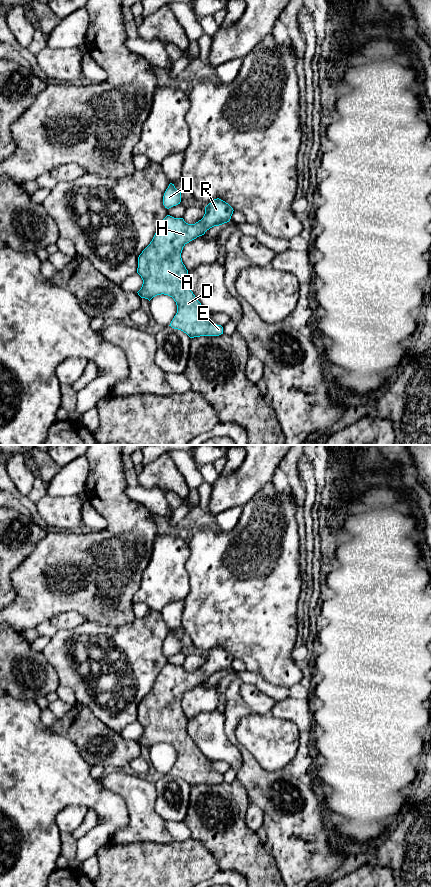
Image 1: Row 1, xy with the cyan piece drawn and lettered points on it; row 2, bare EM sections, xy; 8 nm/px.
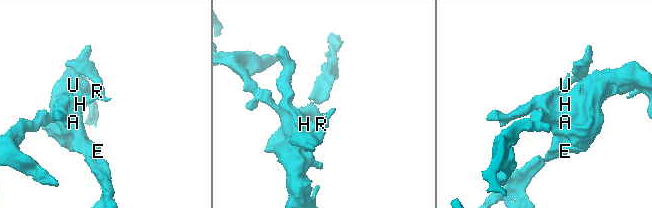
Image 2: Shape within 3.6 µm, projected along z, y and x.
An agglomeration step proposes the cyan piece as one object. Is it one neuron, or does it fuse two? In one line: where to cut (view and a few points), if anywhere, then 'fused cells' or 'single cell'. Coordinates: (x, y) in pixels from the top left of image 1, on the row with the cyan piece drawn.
no cut | single cell

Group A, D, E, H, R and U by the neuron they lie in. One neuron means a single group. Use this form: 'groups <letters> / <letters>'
groups A D E H R U

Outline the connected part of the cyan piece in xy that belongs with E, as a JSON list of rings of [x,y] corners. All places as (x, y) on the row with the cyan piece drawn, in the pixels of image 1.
[[[217,198],[205,207],[205,214],[195,224],[188,224],[183,218],[174,218],[167,215],[150,242],[138,257],[137,273],[141,276],[143,284],[137,292],[141,298],[149,301],[157,295],[168,295],[177,305],[177,313],[170,325],[186,333],[190,338],[200,336],[219,336],[223,334],[223,327],[214,324],[209,318],[209,312],[201,305],[188,285],[188,270],[182,262],[183,247],[190,241],[205,234],[214,226],[230,221],[233,208],[225,201]]]

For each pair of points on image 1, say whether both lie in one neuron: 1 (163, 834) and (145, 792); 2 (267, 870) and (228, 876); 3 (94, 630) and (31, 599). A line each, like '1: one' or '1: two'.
1: one
2: two
3: two

